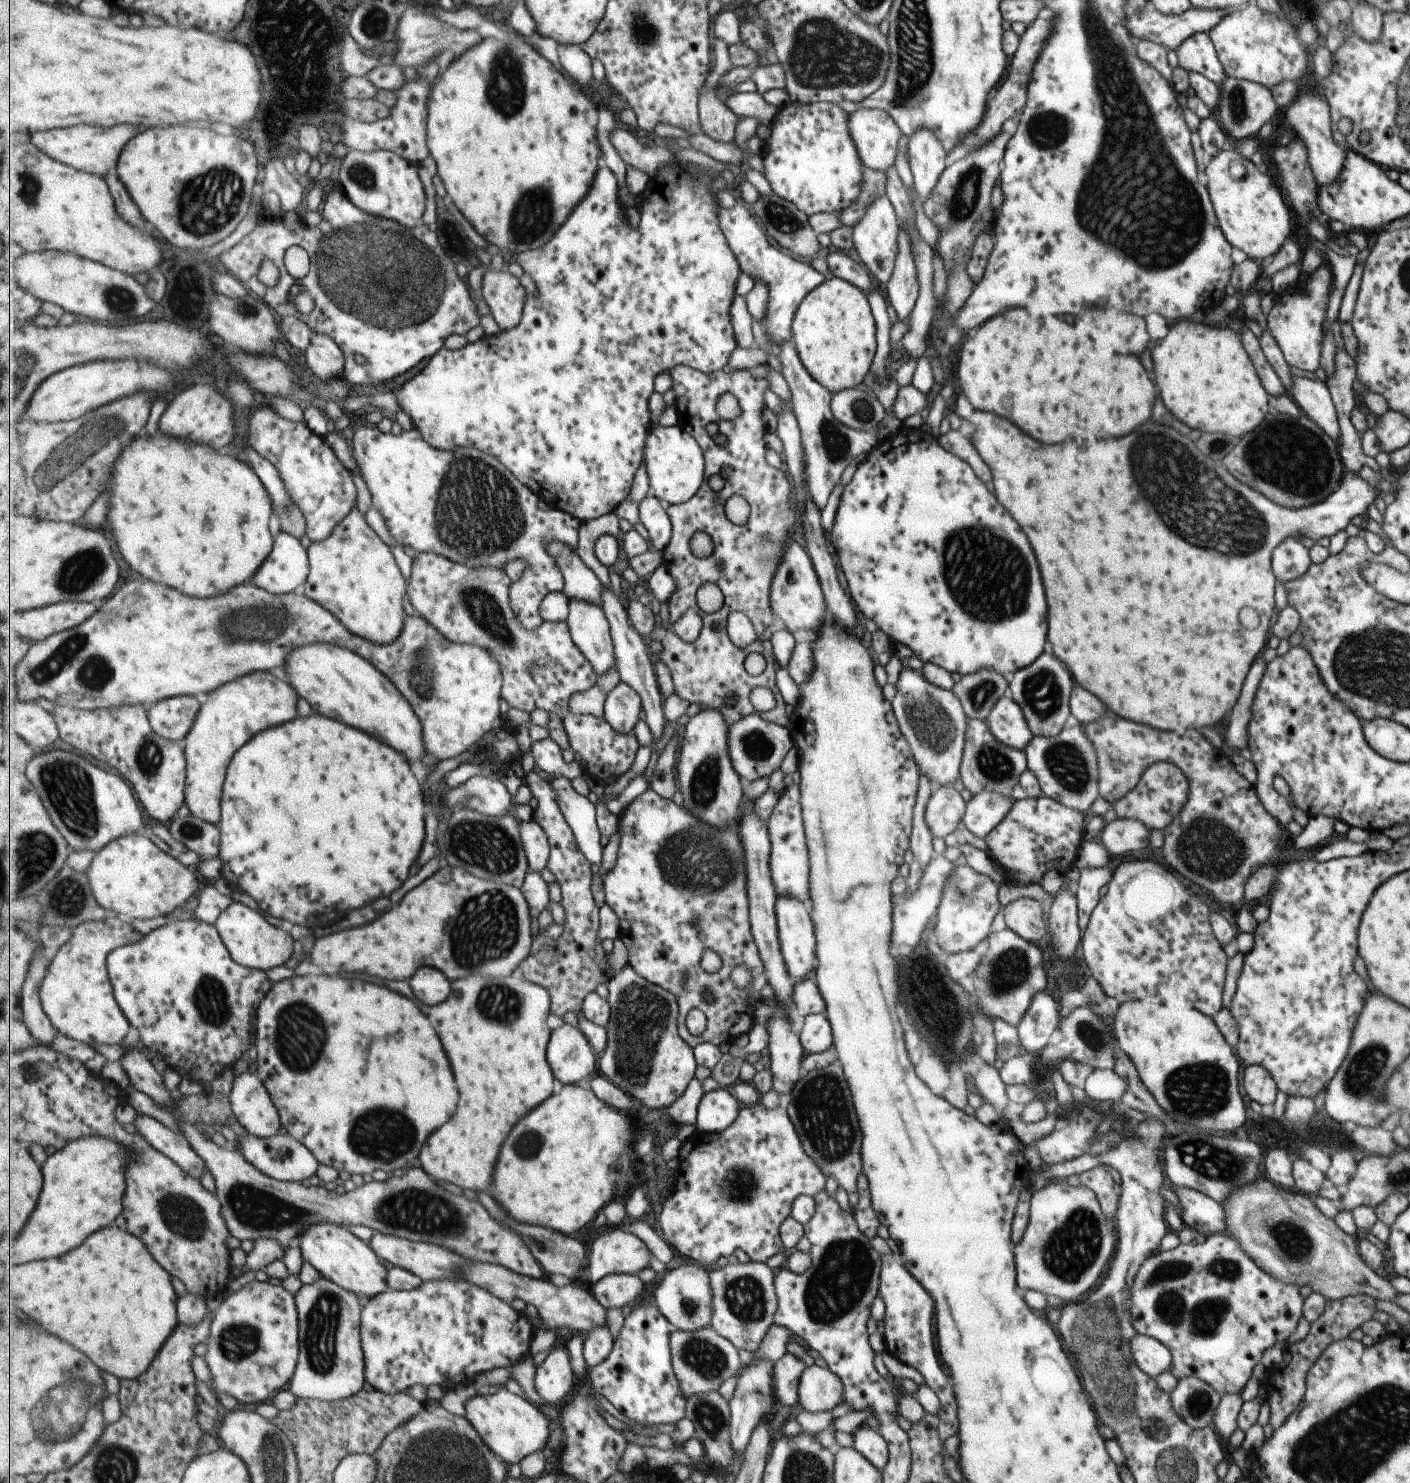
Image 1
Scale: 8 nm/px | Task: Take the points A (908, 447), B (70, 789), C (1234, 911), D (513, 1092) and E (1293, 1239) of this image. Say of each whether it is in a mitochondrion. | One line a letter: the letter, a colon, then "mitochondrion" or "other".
A: other
B: mitochondrion
C: other
D: other
E: mitochondrion

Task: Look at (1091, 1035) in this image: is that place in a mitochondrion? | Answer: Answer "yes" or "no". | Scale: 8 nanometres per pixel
yes

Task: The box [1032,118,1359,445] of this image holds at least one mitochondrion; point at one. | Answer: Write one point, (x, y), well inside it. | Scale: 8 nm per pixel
(1301, 184)

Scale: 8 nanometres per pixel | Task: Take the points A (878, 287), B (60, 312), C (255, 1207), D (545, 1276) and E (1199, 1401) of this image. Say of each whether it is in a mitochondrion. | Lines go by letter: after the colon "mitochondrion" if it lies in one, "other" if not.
A: other
B: other
C: mitochondrion
D: other
E: mitochondrion

